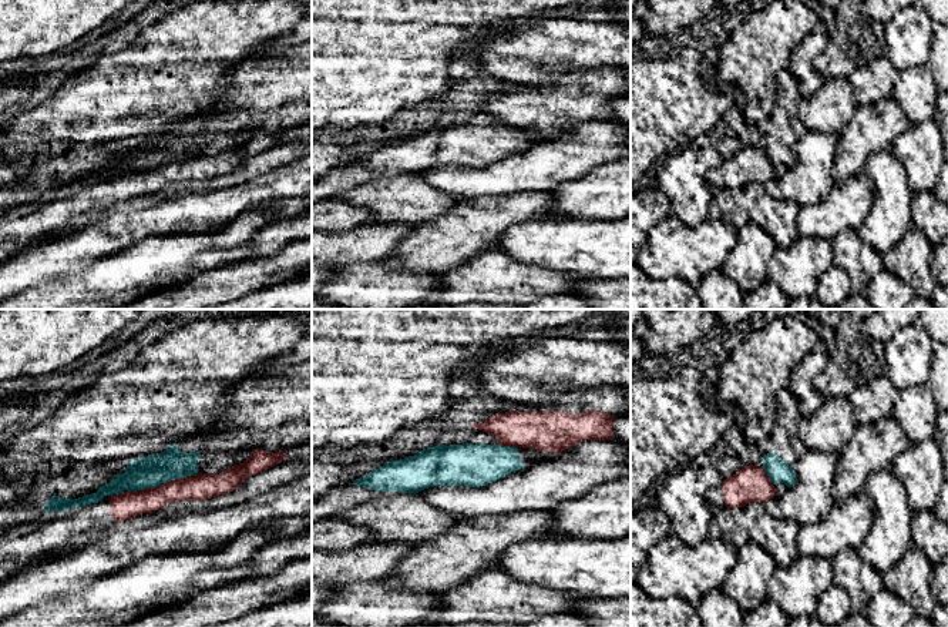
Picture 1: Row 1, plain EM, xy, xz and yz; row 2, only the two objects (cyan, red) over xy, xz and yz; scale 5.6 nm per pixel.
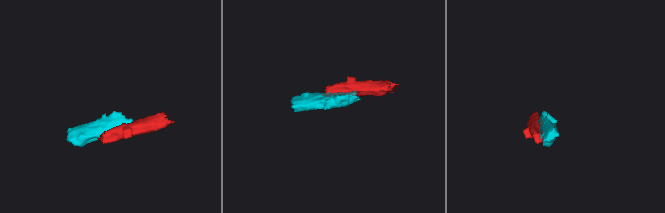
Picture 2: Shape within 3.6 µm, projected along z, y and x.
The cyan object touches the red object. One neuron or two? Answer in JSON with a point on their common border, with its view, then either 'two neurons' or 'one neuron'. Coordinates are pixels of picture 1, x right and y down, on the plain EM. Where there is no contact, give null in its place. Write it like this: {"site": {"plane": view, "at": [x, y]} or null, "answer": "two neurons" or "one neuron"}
{"site": {"plane": "xy", "at": [162, 163]}, "answer": "two neurons"}

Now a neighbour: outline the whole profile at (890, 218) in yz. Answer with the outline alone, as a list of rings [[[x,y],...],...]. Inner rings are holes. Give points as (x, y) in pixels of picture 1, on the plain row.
[[[891,150],[871,154],[863,168],[873,192],[868,215],[858,227],[858,238],[880,254],[895,249],[914,227],[912,191],[908,172]]]

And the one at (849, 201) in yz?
[[[864,172],[837,180],[823,201],[799,208],[799,235],[833,241],[844,229],[857,231],[868,215],[871,204],[873,192]]]

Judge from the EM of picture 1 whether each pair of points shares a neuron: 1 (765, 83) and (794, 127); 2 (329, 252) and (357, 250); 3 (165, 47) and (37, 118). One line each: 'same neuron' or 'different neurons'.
1: different neurons
2: same neuron
3: same neuron

